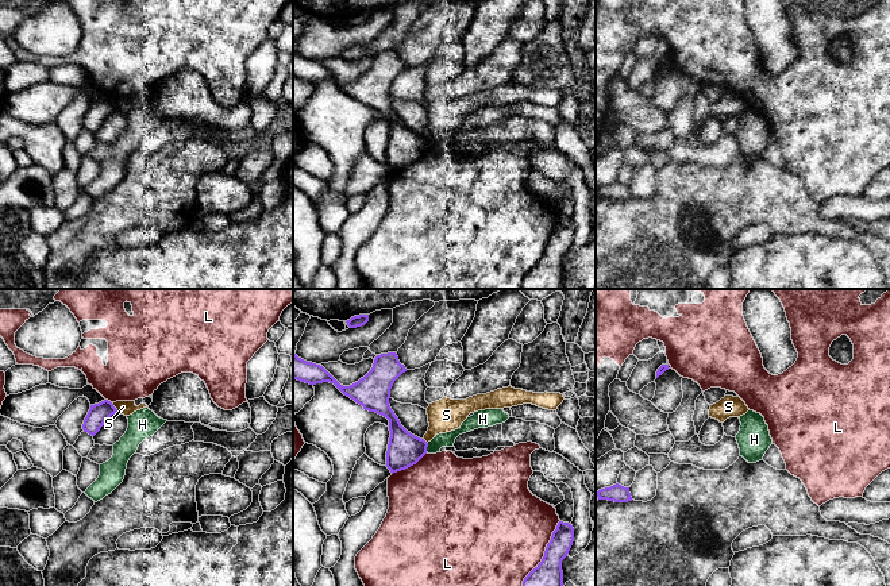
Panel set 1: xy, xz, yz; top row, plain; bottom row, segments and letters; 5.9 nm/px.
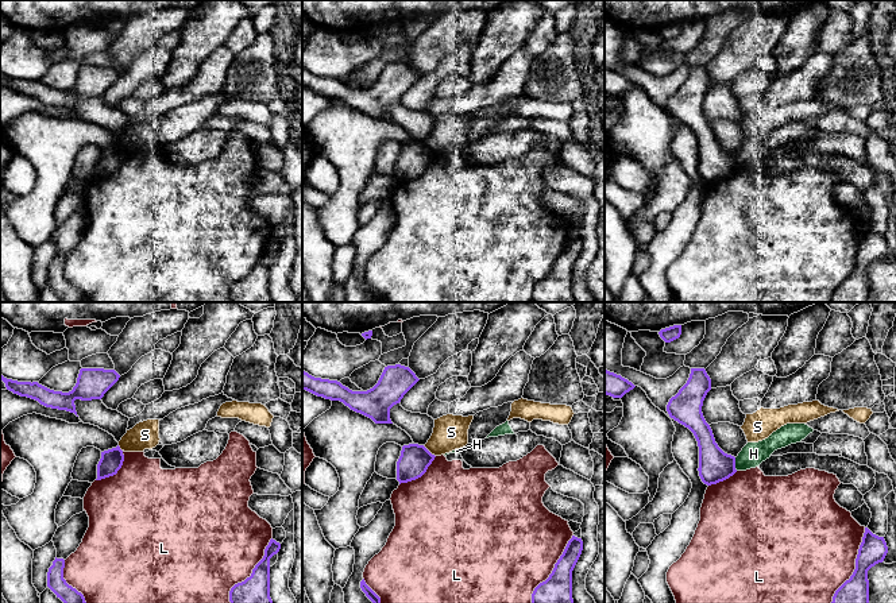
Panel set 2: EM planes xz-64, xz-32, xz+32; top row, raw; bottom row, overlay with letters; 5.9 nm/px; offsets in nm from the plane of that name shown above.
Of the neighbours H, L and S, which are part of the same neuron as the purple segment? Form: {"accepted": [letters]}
{"accepted": []}

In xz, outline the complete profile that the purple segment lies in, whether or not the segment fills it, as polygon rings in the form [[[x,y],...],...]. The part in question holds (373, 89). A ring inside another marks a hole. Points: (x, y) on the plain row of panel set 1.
[[[396,50],[381,51],[375,54],[371,68],[363,76],[350,84],[343,84],[323,63],[293,51],[293,77],[309,82],[334,81],[365,108],[375,109],[389,117],[386,165],[392,171],[416,162],[427,151],[428,144],[424,136],[412,132],[401,123],[389,103],[390,86],[405,69]]]

